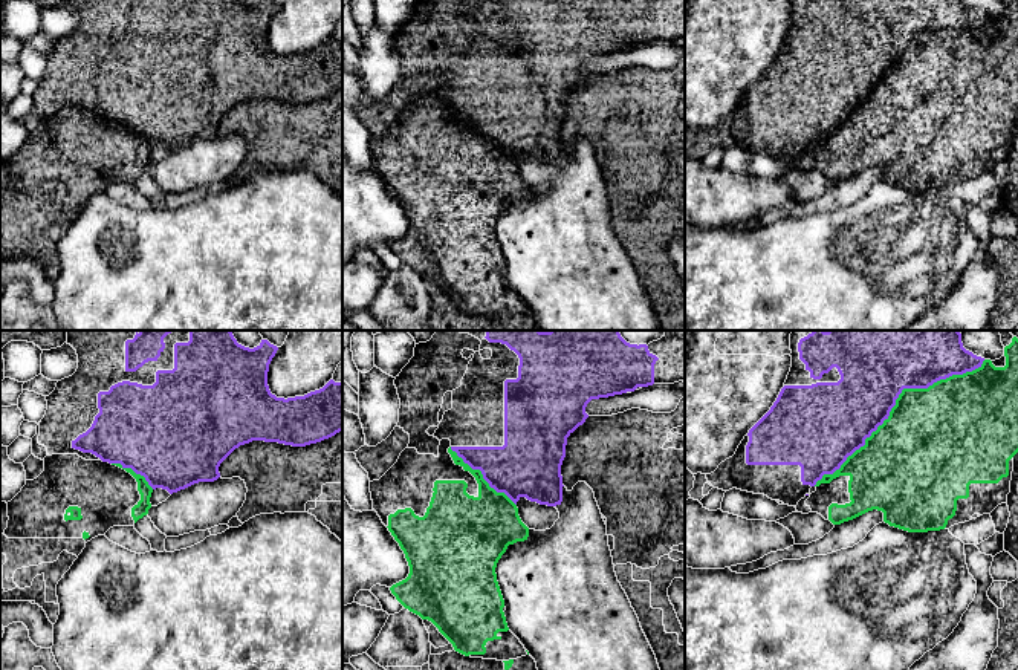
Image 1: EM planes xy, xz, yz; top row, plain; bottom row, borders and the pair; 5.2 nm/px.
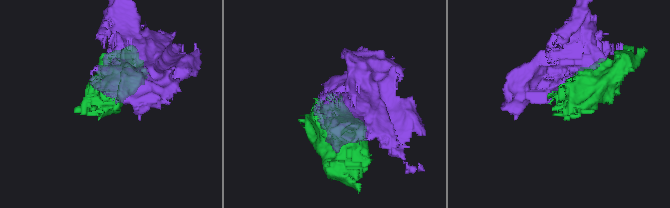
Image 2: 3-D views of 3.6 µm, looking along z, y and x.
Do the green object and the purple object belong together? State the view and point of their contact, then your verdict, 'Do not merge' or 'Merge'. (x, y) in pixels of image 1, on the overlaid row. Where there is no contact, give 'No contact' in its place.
Touches green at yz (896, 403). Do not merge

